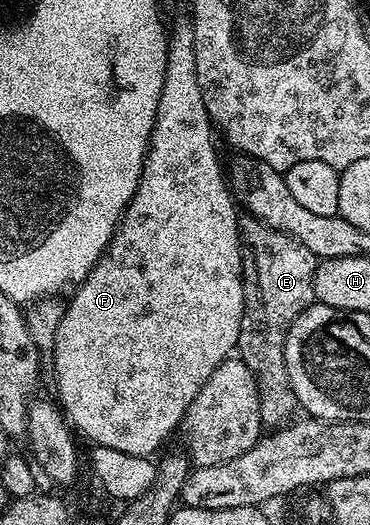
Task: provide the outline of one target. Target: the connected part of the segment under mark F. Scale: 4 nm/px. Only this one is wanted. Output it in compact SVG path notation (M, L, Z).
M184 19L178 22L172 29L170 29L170 36L168 38L168 58L166 59L166 71L164 72L164 82L162 83L162 95L158 99L158 111L156 112L156 122L154 123L154 131L150 135L150 143L148 144L148 154L144 160L144 170L140 176L138 183L138 191L134 195L134 199L129 203L127 209L124 211L124 216L120 218L120 224L116 227L116 233L112 236L112 242L108 245L108 250L100 256L100 261L90 271L90 275L80 286L75 288L71 294L72 302L69 300L64 307L64 314L62 315L62 323L58 323L58 331L56 332L56 347L54 350L54 358L56 357L56 389L60 392L58 404L64 410L64 416L68 418L71 428L77 434L80 433L86 440L92 441L93 446L101 445L102 447L114 447L118 451L126 451L126 455L138 455L139 457L151 458L152 453L159 454L165 448L164 440L173 432L174 434L179 430L180 421L186 415L186 411L190 407L190 403L194 399L194 395L198 395L198 391L202 391L202 387L206 383L206 379L210 379L210 375L214 375L214 371L222 364L226 358L233 356L234 350L240 344L240 331L245 328L246 321L244 321L244 269L240 266L240 249L242 250L242 238L240 235L240 217L238 216L238 202L232 196L232 190L226 180L225 170L220 169L220 161L216 158L216 145L212 142L212 133L214 137L214 126L211 119L208 118L206 111L206 103L204 96L200 90L198 83L198 75L196 74L196 56L194 55L194 27L191 20Z

